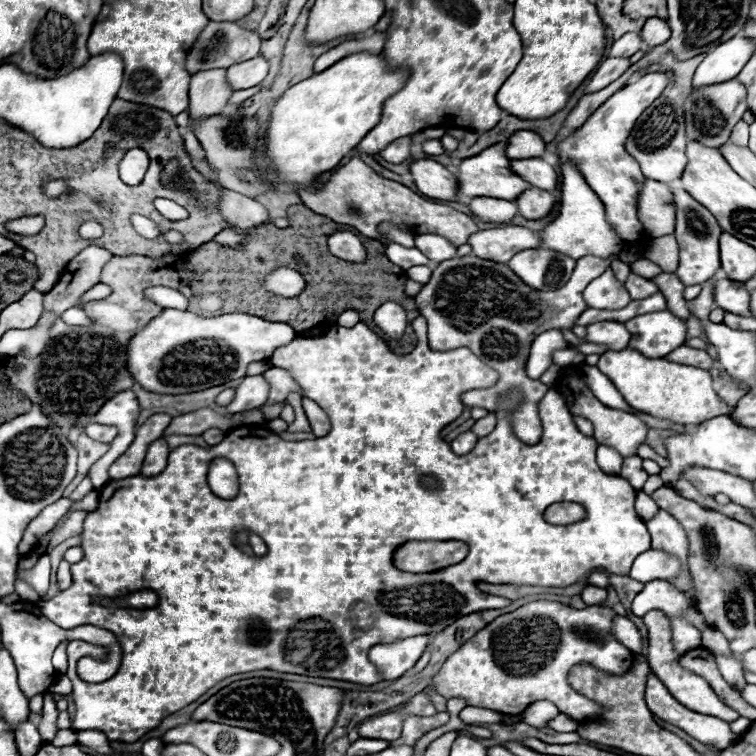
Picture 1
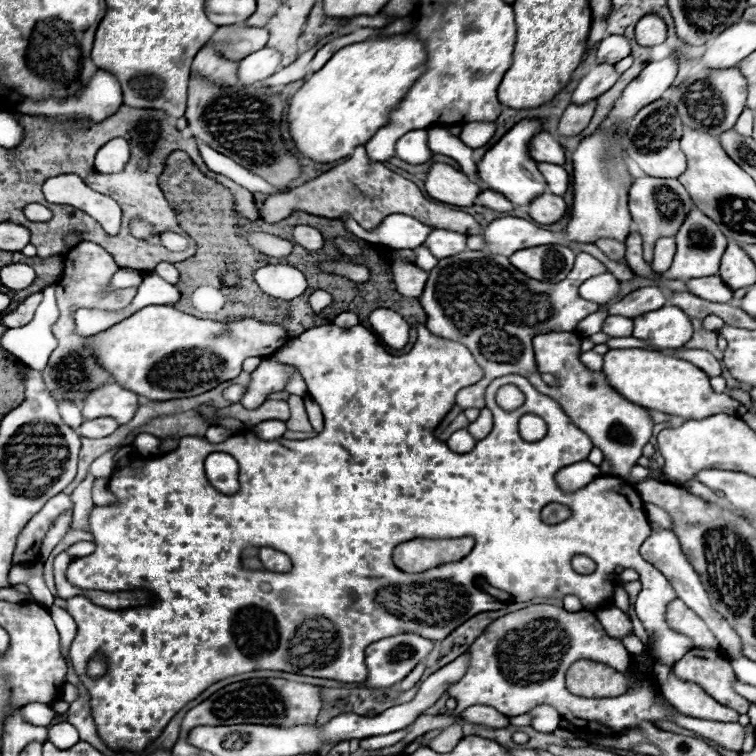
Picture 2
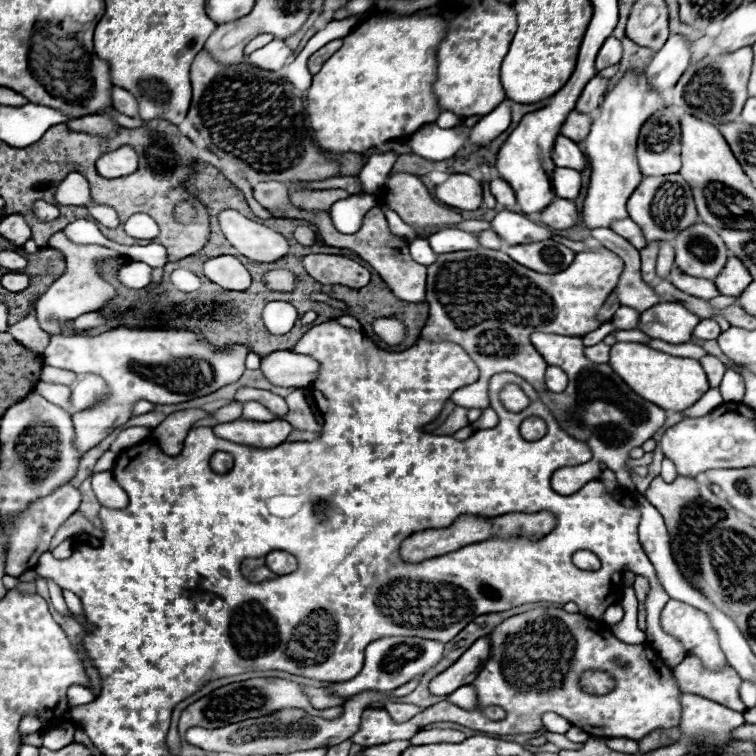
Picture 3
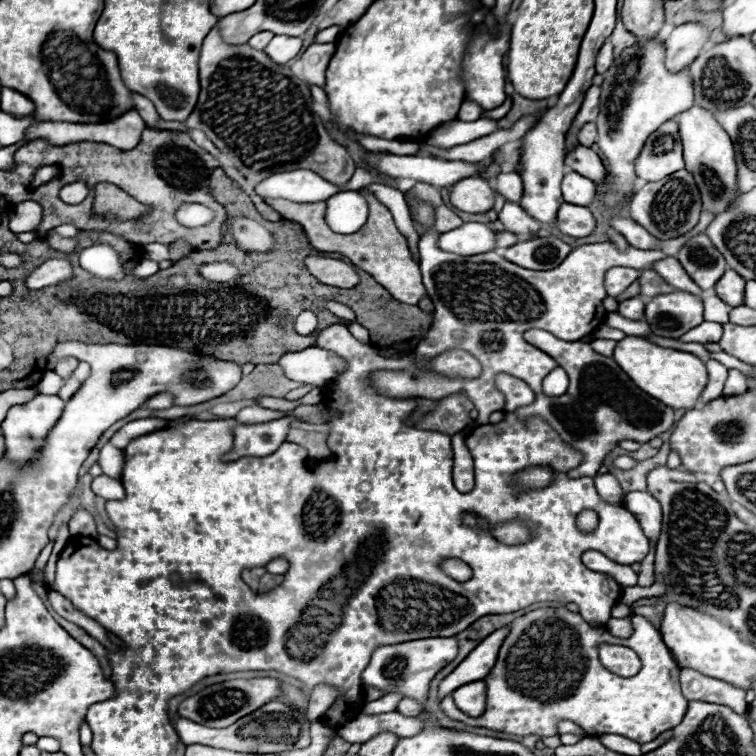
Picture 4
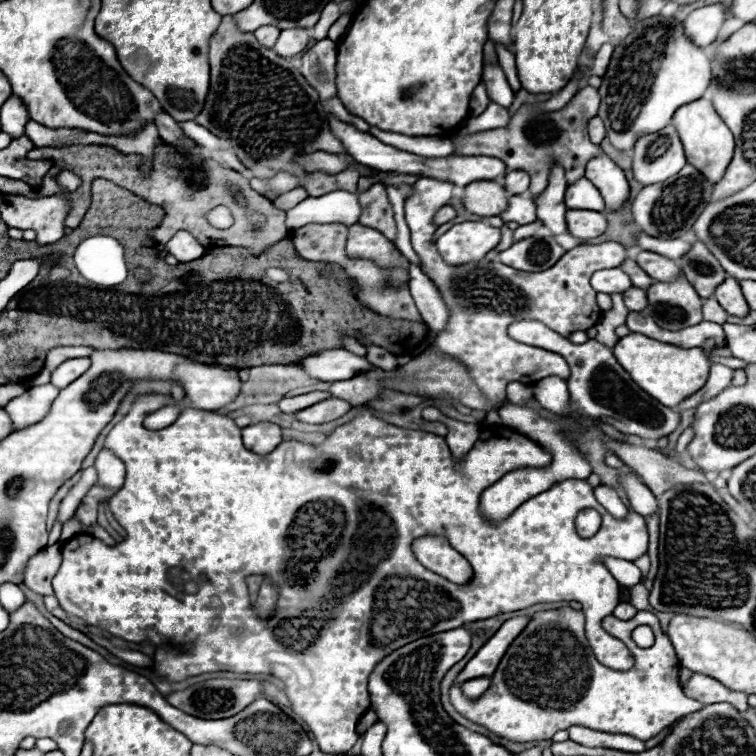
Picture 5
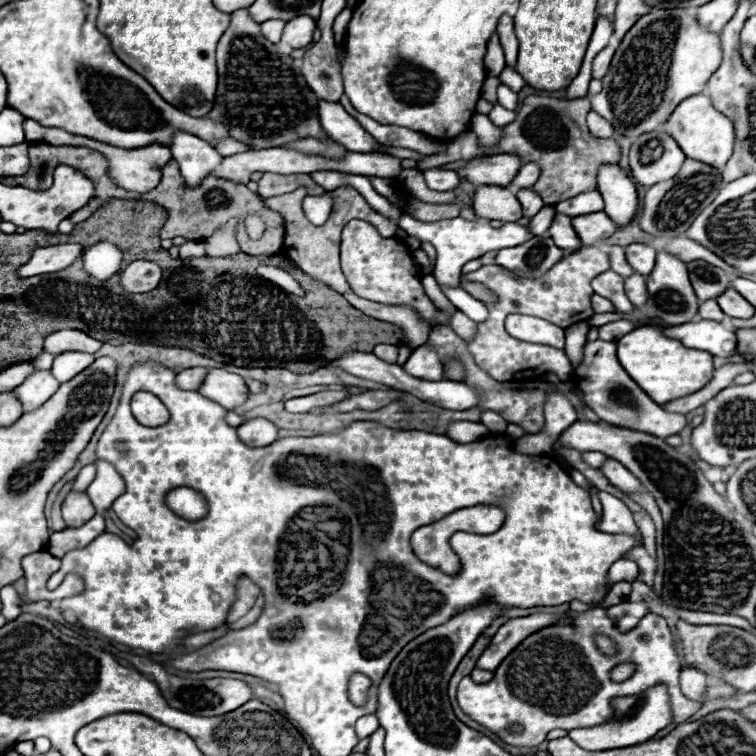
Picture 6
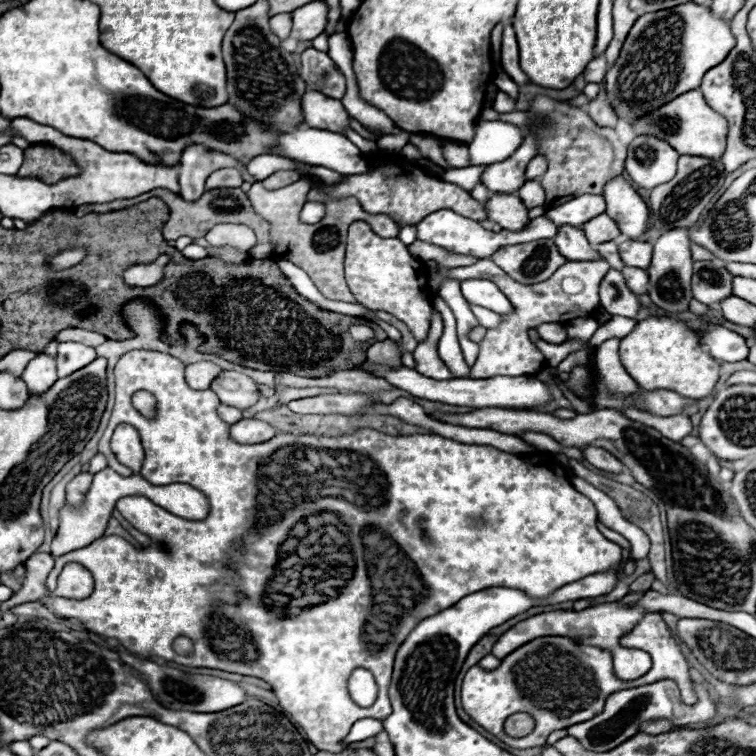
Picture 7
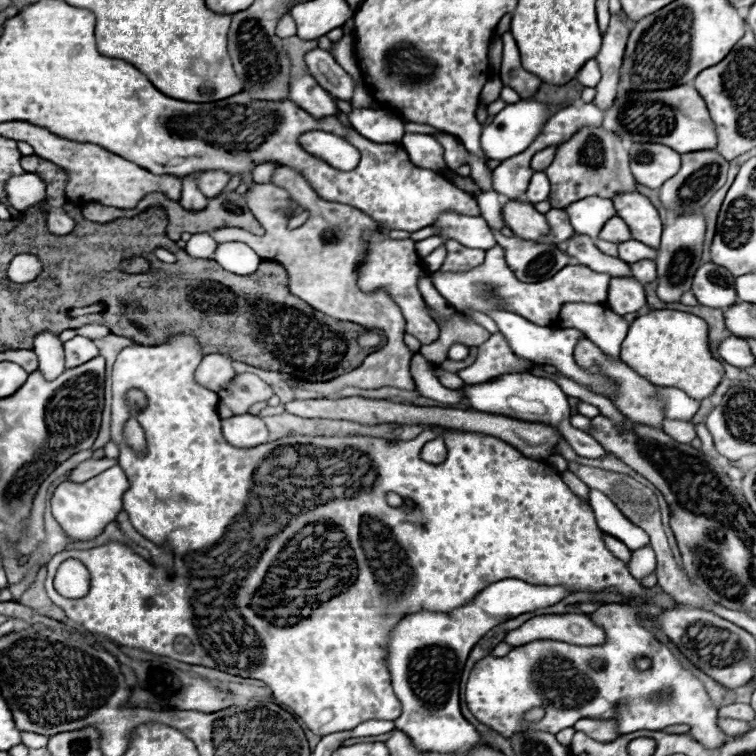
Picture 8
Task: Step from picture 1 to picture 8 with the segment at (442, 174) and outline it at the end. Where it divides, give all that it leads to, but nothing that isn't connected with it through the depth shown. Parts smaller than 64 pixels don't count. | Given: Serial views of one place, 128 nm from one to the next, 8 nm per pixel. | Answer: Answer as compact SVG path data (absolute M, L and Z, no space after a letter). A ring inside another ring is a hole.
M510 200L504 208L502 208L502 216L508 228L514 230L514 234L518 238L526 238L532 242L544 242L548 244L548 232L550 226L546 222L546 216L540 214L532 204L522 202L522 200Z

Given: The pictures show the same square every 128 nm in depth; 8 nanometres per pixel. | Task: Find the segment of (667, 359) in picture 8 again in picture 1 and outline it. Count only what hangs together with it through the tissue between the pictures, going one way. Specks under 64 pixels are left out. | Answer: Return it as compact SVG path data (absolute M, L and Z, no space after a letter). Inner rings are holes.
M626 348L618 352L604 352L600 356L598 368L610 378L610 382L634 410L656 418L664 418L676 424L700 424L702 420L710 420L710 416L722 416L734 410L724 404L712 390L710 372L696 366L682 366L664 358L646 358L638 350Z

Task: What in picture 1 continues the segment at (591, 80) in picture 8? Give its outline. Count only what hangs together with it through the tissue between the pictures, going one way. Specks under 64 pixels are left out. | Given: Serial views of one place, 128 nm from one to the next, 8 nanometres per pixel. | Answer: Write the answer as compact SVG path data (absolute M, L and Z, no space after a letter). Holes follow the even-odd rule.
M628 32L622 38L614 40L614 44L610 46L608 56L632 56L634 52L638 52L642 48L642 38L640 34Z

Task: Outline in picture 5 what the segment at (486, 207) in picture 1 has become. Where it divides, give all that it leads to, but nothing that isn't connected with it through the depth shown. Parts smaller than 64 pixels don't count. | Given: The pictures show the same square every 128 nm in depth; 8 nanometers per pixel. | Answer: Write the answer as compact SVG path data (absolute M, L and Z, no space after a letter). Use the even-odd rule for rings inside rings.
M510 170L504 176L504 188L508 192L508 196L516 196L516 194L524 194L528 190L530 184L530 176L526 172L518 172L518 170Z

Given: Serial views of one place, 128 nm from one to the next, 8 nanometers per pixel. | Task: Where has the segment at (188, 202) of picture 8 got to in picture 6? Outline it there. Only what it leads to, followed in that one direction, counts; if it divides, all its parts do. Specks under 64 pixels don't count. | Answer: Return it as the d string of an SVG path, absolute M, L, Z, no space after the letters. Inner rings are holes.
M186 132L174 134L170 150L180 166L180 174L188 188L198 188L198 184L202 184L202 180L210 172L214 172L224 158L206 140Z

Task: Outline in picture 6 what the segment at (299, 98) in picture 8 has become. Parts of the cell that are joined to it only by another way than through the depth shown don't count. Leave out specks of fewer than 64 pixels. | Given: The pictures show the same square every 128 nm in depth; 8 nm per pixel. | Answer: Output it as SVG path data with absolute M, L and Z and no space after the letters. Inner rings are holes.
M318 100L318 120L322 130L350 152L382 152L378 142L338 102Z

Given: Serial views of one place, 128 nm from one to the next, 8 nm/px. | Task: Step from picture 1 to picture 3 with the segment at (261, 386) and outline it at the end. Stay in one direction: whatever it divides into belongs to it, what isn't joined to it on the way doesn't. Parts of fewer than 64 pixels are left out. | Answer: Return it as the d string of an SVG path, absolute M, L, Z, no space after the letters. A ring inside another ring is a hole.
M278 350L270 356L262 358L260 364L264 376L276 386L294 386L294 388L310 388L310 384L318 378L320 362L306 354L294 354L290 350ZM246 402L244 403L244 412L242 412L242 418L244 418L244 420L266 422L277 419L277 416L273 413L269 413L269 410L266 407L262 407L260 402Z

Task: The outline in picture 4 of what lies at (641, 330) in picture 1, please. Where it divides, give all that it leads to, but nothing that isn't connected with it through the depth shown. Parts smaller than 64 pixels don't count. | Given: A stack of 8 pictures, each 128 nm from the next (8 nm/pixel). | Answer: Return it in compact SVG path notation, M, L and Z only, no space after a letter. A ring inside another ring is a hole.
M690 292L658 294L646 304L646 320L654 334L664 338L678 338L686 334L702 318L702 300Z

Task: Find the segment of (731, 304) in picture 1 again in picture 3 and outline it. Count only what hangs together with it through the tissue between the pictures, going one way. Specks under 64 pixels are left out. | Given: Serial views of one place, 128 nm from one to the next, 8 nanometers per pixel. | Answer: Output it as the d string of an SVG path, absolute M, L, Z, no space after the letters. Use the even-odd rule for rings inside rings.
M674 266L672 272L668 274L668 280L670 280L676 288L680 288L682 292L688 292L688 294L692 294L692 296L698 296L698 298L702 298L702 300L710 300L710 298L714 298L714 296L720 294L712 280L688 276L688 274L684 274L682 270L678 270L676 266Z

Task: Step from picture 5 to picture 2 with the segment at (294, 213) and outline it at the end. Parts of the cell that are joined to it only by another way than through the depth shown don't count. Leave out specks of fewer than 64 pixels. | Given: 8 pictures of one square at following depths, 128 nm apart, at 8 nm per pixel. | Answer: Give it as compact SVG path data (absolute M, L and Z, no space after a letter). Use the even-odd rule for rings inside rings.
M390 214L382 220L382 224L376 230L372 231L362 230L350 216L340 216L340 220L344 228L350 230L356 238L392 249L413 249L420 246L424 244L428 232L434 230L432 226L426 226L406 214Z

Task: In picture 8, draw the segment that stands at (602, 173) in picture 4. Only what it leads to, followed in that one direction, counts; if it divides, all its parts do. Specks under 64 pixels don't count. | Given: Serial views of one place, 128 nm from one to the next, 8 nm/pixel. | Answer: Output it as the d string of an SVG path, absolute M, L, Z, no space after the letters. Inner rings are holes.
M638 192L618 194L614 196L614 206L618 216L630 226L634 240L642 240L652 248L660 248L662 220L646 196Z

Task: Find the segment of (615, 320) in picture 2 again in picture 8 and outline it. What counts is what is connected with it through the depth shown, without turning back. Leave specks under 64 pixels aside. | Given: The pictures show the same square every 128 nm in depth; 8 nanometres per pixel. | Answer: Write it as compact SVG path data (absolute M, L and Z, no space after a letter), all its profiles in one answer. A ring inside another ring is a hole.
M640 260L640 262L632 264L632 274L638 282L652 282L656 278L654 260Z

